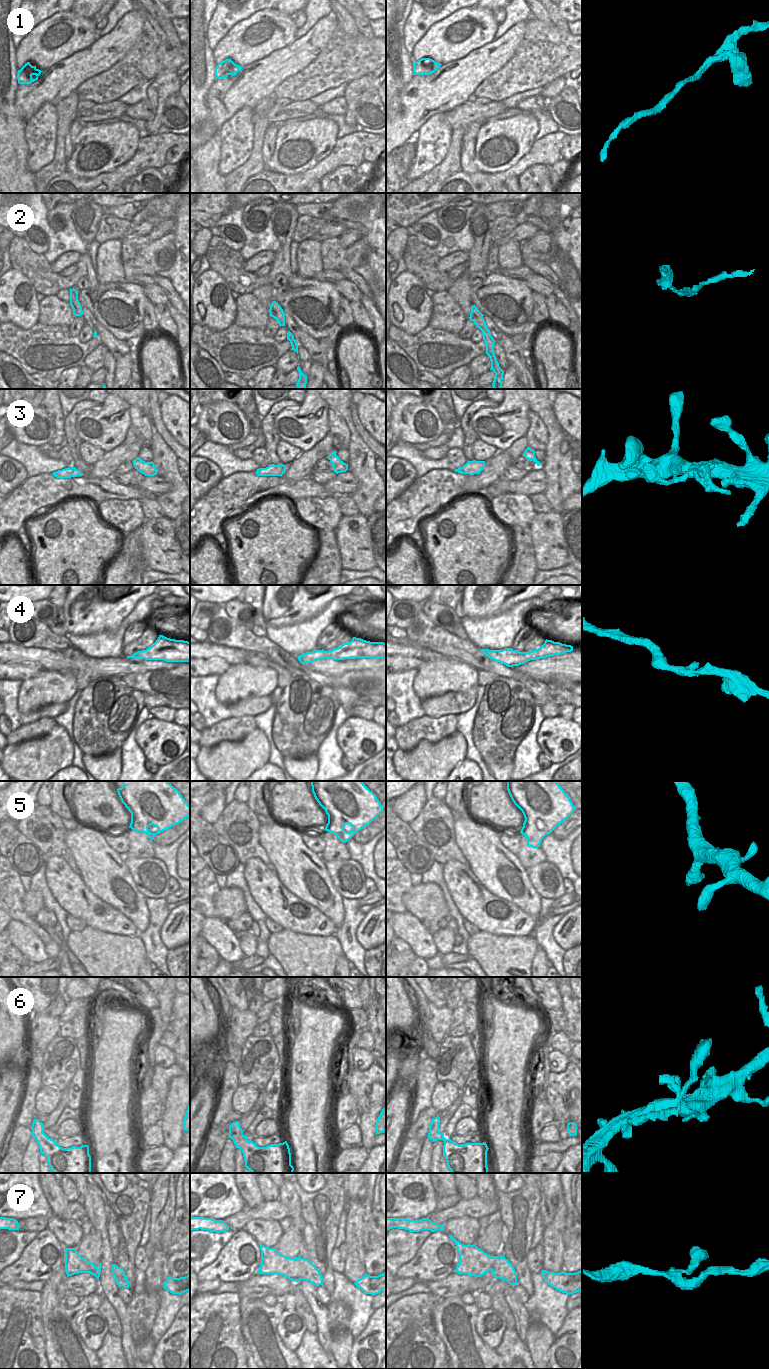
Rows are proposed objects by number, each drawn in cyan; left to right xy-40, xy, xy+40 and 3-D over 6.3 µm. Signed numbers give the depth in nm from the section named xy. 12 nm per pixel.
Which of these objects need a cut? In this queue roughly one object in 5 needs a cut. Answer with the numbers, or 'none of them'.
none of them

